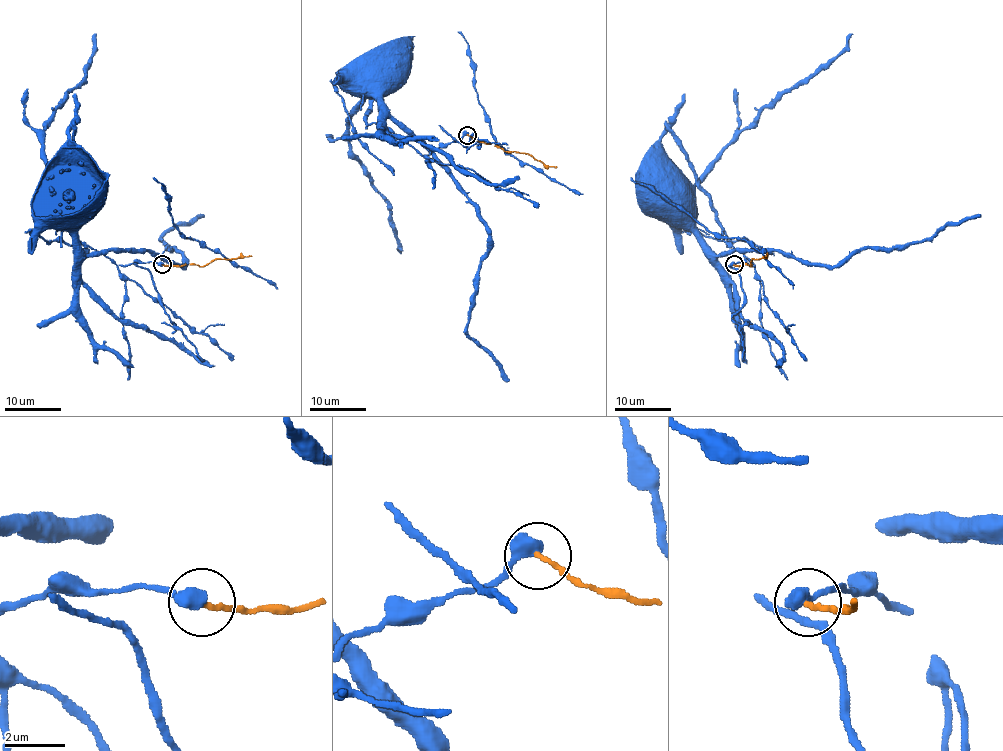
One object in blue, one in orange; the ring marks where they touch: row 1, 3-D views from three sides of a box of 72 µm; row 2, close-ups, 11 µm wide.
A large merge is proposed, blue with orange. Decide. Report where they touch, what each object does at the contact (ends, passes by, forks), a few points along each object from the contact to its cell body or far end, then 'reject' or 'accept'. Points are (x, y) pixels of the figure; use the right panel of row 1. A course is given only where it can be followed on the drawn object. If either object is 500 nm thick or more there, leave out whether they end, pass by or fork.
at (734, 264); blue runs (734, 263), (754, 265), (696, 186), (696, 232), (714, 255), (843, 265), (980, 215); orange runs (734, 265), (750, 266), (753, 259), (765, 255); reject

